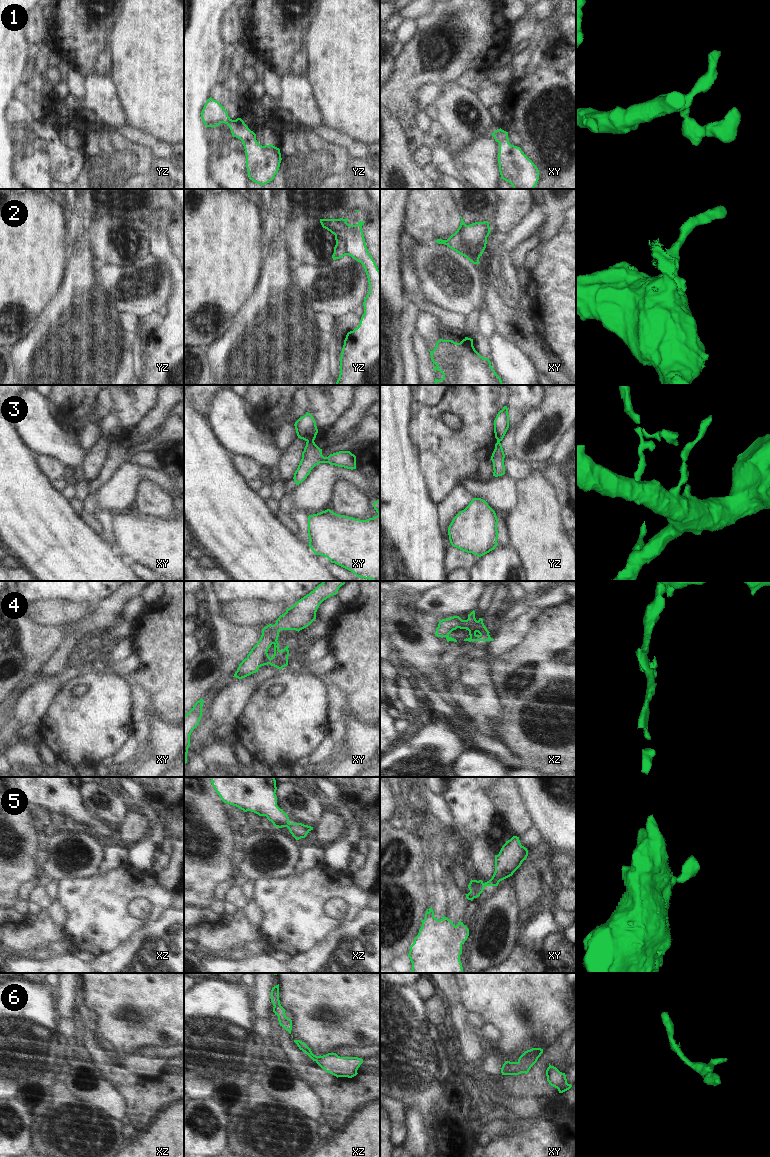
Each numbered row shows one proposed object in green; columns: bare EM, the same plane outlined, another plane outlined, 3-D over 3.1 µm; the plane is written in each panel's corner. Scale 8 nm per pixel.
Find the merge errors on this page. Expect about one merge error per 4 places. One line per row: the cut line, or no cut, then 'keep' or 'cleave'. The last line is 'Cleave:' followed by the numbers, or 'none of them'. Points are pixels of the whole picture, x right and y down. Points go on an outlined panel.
1: cut none; keep
2: cut yz (362, 221), (358, 228), (345, 231), (348, 254); cleave
3: cut xy (307, 440), (313, 441); cleave
4: cut none; keep
5: cut none; keep
6: cut none; keep
Cleave: 2, 3

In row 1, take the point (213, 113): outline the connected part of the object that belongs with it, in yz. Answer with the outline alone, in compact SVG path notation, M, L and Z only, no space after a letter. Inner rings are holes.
M211 97L202 109L201 118L206 127L217 127L221 123L227 124L232 136L242 141L250 180L265 185L274 179L282 160L279 148L273 144L260 145L256 140L256 134L241 118L232 120L224 107Z

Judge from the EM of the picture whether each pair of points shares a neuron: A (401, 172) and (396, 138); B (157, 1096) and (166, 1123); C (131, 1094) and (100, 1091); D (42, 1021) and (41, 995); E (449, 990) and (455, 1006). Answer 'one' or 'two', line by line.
A: one
B: two
C: two
D: one
E: one

